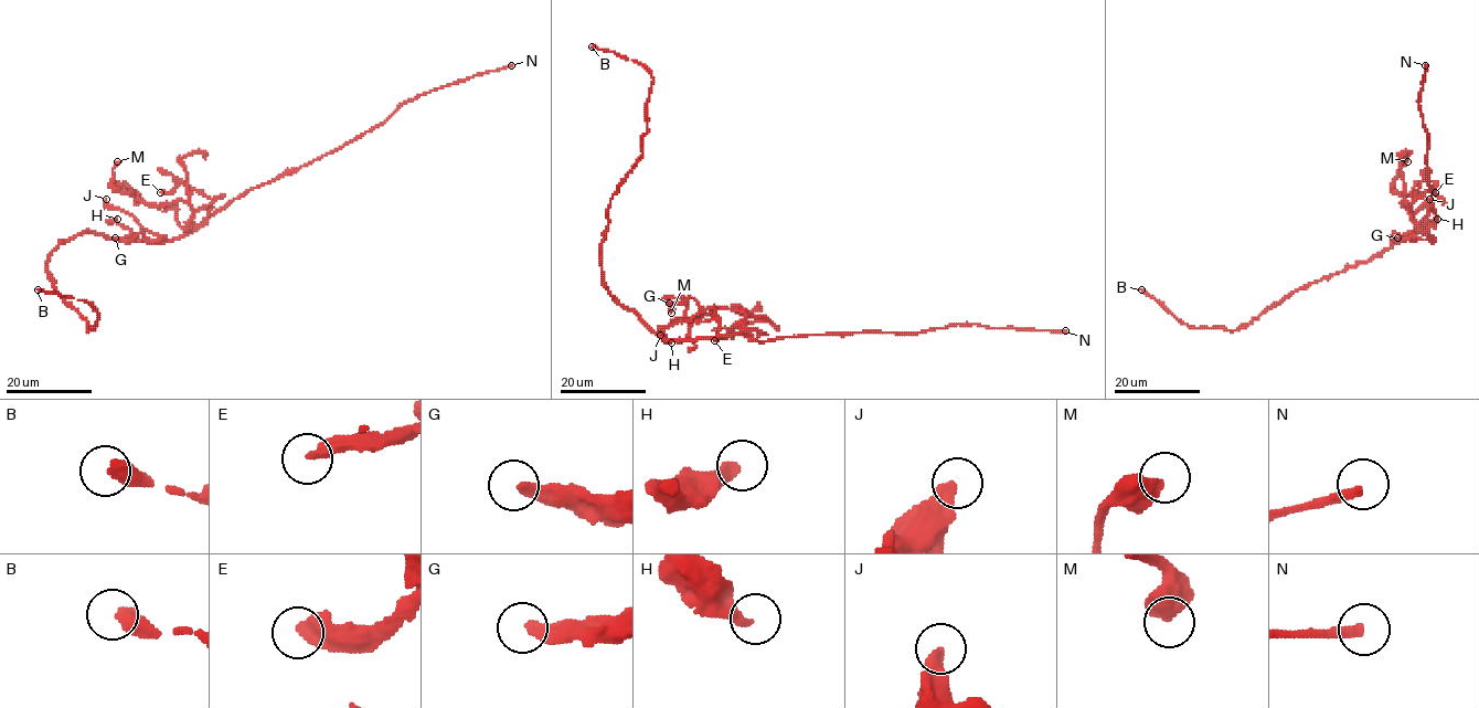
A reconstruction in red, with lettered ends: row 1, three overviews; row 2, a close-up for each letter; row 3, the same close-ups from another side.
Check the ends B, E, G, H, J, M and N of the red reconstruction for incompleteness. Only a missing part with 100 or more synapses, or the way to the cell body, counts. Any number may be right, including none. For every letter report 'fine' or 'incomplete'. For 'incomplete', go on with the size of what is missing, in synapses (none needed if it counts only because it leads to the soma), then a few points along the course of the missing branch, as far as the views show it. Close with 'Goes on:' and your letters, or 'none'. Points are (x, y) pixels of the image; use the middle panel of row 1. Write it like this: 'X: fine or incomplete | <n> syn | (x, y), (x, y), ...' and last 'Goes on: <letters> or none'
B: fine
E: fine
G: fine
H: fine
J: fine
M: fine
N: incomplete | 250 syn
Goes on: N

